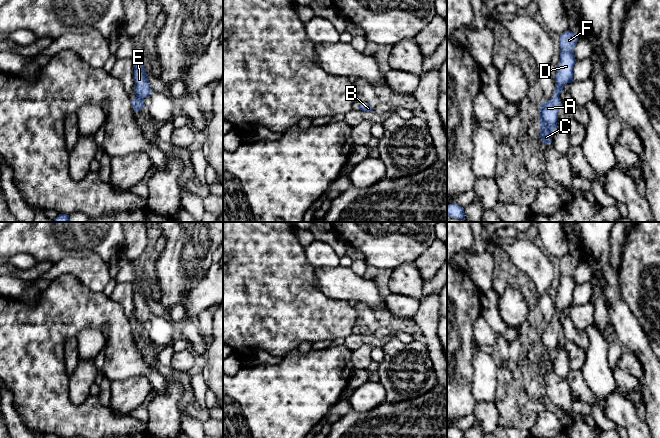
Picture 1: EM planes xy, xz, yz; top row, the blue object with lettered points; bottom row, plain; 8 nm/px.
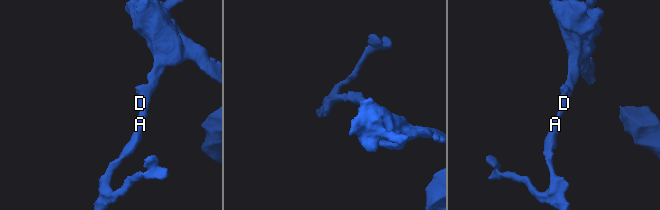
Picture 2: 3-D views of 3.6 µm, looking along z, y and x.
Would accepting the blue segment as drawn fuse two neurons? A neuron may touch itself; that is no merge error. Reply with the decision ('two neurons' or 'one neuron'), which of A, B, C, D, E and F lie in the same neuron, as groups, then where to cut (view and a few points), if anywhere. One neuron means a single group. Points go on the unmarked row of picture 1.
one neuron; groups A B C D E F; cut none

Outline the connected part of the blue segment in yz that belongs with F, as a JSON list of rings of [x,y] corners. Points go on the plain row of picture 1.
[[[567,254],[560,259],[559,265],[561,274],[557,296],[554,301],[555,313],[553,321],[542,326],[539,335],[540,361],[545,368],[552,366],[552,359],[557,351],[559,332],[562,330],[559,319],[567,307],[573,306],[573,292],[577,286],[574,272],[578,265],[578,259]]]

